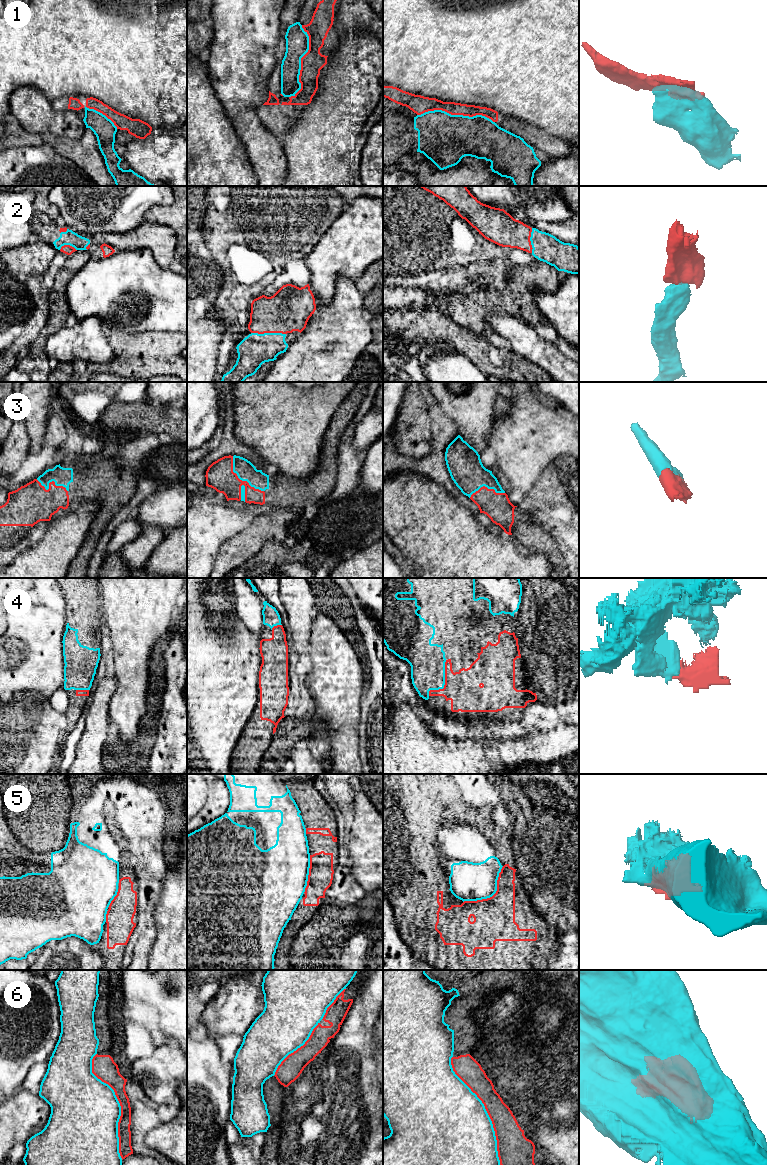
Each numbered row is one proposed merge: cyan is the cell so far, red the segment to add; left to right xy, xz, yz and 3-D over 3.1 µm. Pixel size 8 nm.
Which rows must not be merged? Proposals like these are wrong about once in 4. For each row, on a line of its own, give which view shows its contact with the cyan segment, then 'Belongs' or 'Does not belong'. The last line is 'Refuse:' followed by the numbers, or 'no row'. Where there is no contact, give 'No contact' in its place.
1: Touches cyan in yz. Does not belong
2: Touches cyan in xz. Belongs
3: Touches cyan in xz. Belongs
4: Touches cyan in yz. Belongs
5: Touches cyan in yz. Does not belong
6: Touches cyan in xy. Does not belong
Refuse: 1, 5, 6

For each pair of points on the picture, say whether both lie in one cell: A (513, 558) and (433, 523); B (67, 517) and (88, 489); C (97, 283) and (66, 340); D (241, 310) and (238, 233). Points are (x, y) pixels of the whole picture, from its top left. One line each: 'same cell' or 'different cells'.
A: same cell
B: different cells
C: different cells
D: same cell

